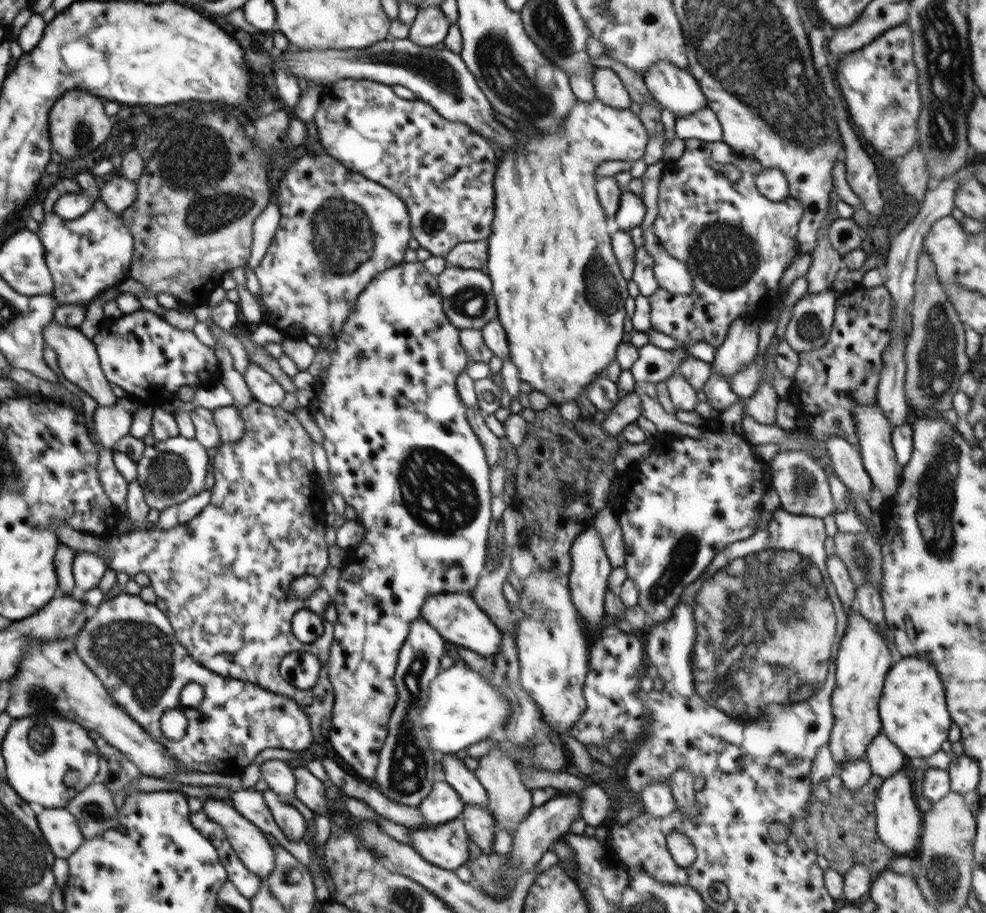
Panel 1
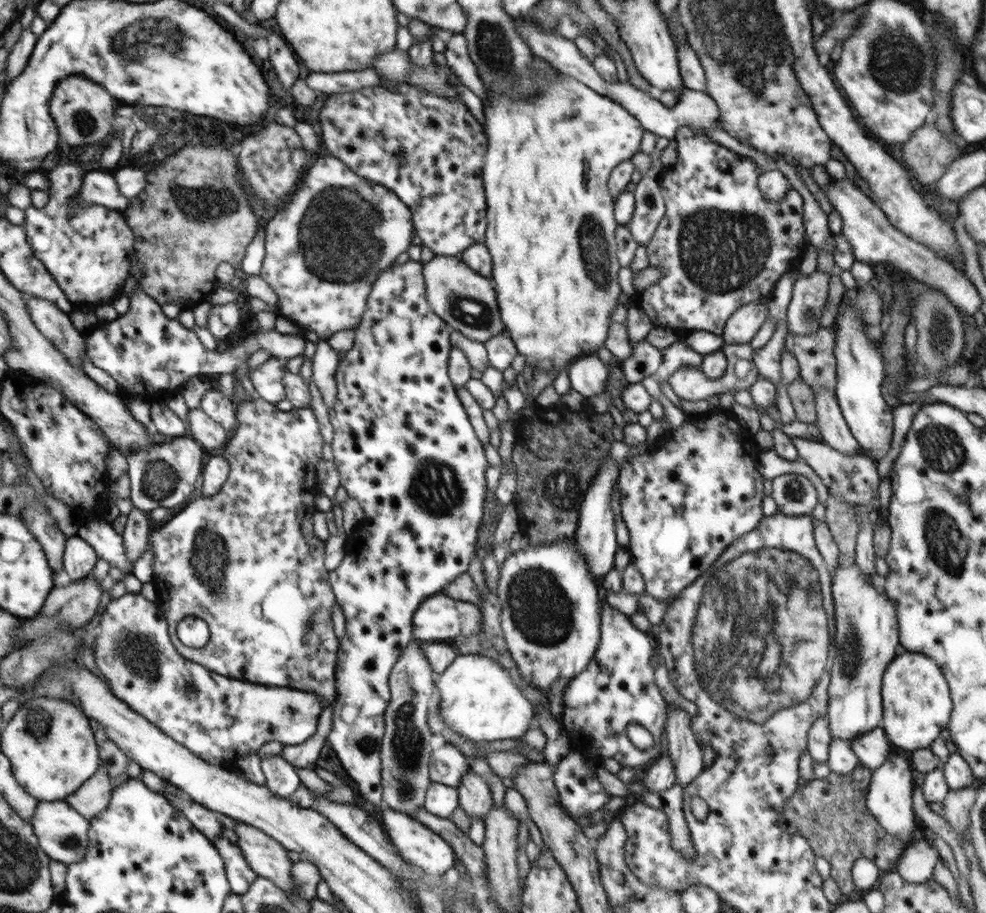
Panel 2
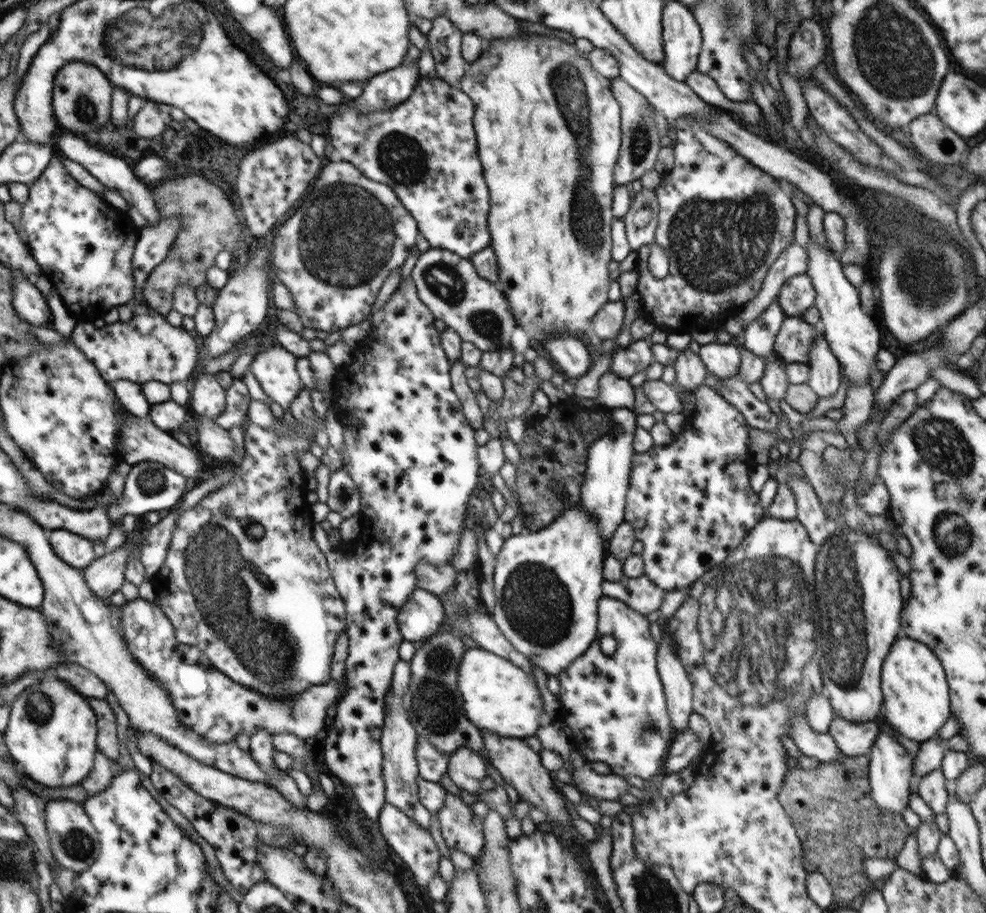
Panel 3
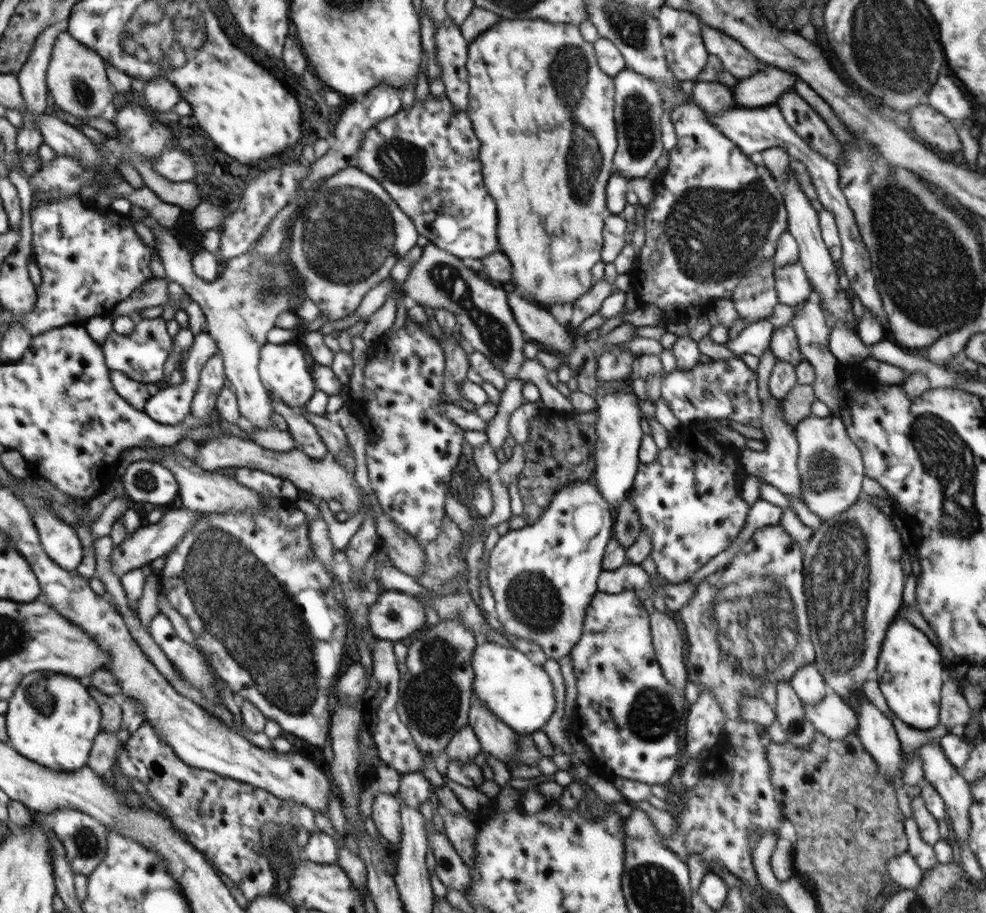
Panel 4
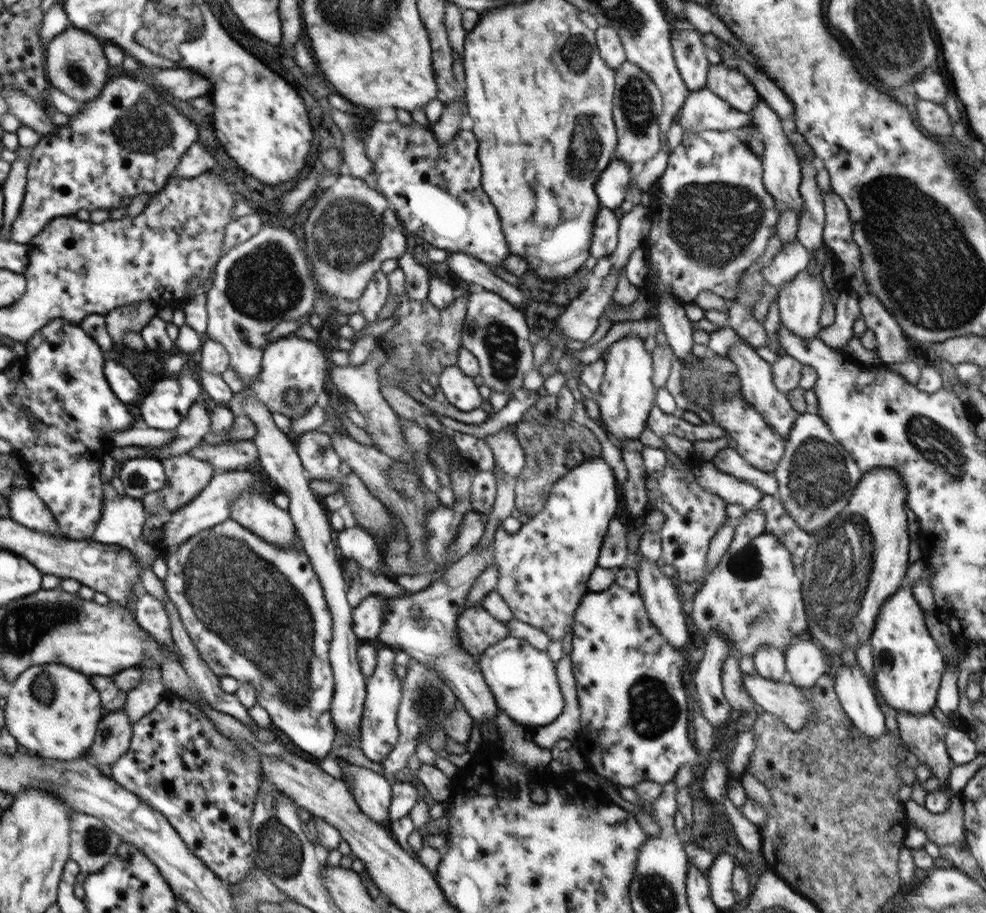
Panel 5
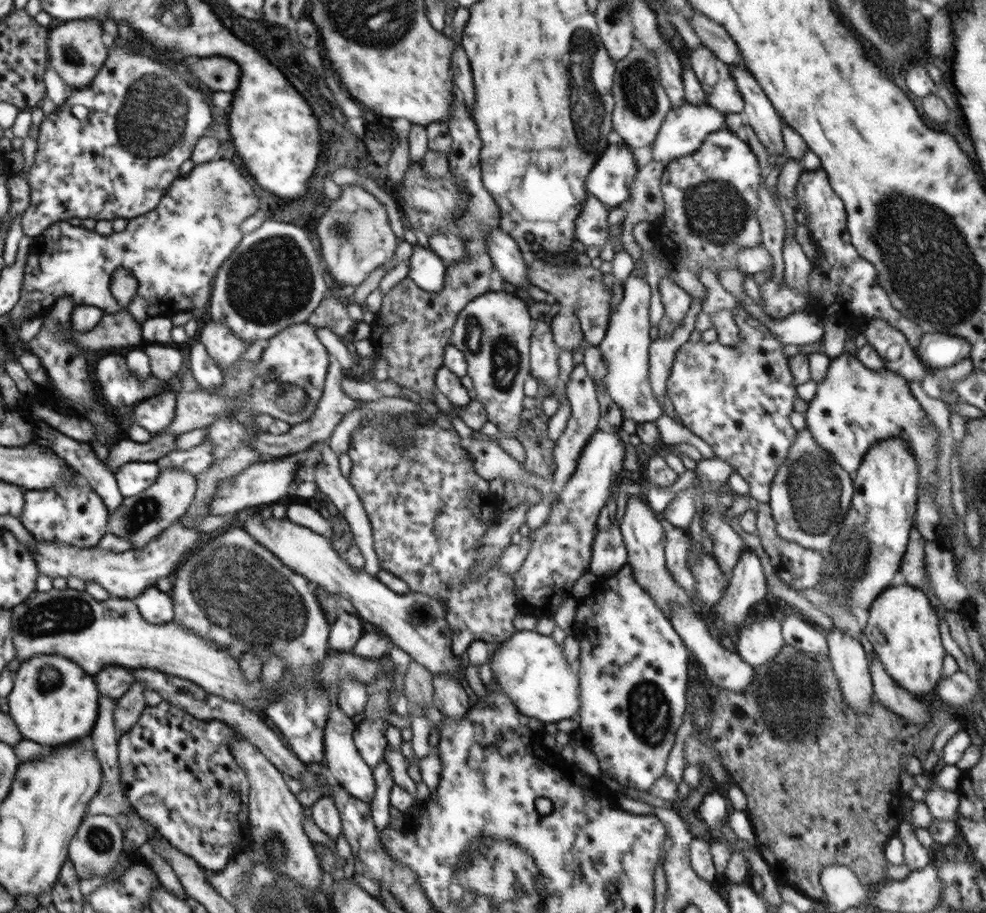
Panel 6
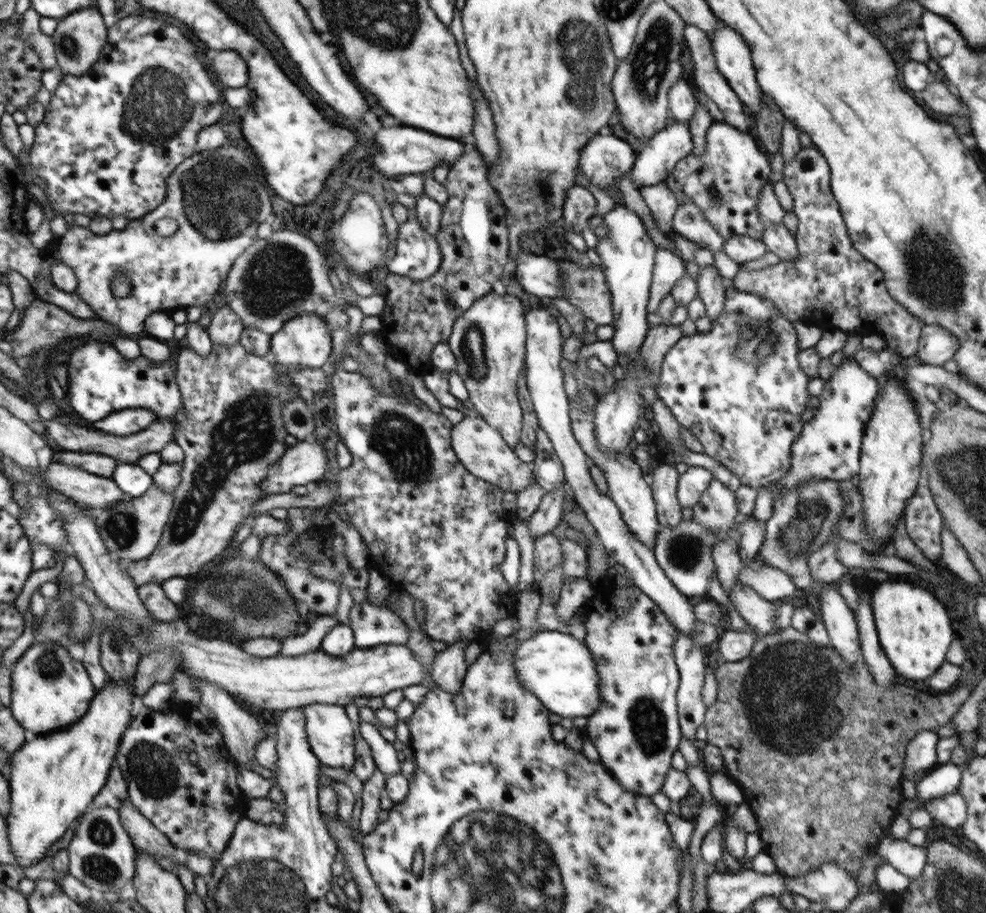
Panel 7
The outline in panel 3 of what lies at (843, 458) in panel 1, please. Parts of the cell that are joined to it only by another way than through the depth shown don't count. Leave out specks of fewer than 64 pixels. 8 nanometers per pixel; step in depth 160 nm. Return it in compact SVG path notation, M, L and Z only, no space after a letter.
M824 334L814 339L808 356L810 356L808 386L819 398L830 399L838 392L843 374L842 365L830 351L830 345Z

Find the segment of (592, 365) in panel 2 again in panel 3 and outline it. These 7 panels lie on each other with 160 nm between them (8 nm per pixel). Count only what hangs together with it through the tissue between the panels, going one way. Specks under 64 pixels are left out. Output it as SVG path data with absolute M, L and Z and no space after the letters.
M572 335L546 337L542 345L560 366L566 379L576 381L589 372L592 365L590 349L580 337Z

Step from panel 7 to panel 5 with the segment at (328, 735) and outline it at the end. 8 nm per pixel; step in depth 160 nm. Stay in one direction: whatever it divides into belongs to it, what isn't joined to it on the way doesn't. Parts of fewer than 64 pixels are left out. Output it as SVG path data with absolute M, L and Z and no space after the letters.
M347 760L344 761L348 763L347 771L350 773L351 779L354 781L354 789L351 793L353 794L360 811L366 814L366 817L374 821L374 823L378 823L378 825L388 825L390 822L388 807L390 807L390 800L392 800L392 782L390 782L387 777L384 777L384 775L375 773L371 769L354 765Z

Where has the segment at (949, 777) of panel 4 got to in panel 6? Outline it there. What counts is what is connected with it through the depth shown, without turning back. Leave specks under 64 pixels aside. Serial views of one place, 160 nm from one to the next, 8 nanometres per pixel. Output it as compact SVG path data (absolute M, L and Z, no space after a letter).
M874 651L874 663L869 671L873 680L874 697L890 712L897 714L904 720L911 720L918 726L925 726L931 722L928 708L905 688L900 688L884 670L881 660Z

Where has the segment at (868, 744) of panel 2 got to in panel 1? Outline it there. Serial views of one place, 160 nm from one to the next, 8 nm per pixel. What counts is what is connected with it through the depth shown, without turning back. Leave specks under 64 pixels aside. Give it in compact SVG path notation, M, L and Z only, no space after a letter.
M881 732L866 749L865 759L874 775L883 779L903 770L905 754Z

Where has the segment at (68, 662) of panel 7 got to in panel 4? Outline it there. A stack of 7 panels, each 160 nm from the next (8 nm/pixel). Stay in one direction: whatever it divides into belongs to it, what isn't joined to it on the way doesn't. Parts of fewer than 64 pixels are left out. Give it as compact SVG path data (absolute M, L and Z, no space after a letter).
M48 670L37 671L27 674L17 686L17 690L8 700L7 711L3 714L7 722L7 743L25 755L32 762L45 766L54 772L70 772L82 769L89 762L94 738L100 732L100 707L88 694L88 689L81 679L66 674L56 674Z

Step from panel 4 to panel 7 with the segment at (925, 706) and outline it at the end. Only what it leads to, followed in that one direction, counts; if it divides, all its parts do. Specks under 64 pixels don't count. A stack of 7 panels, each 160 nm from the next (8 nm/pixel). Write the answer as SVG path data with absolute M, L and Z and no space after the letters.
M889 580L879 583L869 599L882 650L895 672L911 682L930 678L944 664L957 631L946 606L927 589Z

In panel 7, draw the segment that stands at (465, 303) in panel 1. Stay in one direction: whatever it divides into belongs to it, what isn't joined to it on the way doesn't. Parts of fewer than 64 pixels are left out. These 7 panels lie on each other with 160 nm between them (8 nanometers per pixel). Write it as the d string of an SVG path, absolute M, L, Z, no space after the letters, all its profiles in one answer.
M490 291L477 297L472 306L454 322L448 346L456 358L454 372L464 381L468 400L492 428L498 430L508 446L521 442L522 408L518 402L518 375L525 368L525 306L515 294Z

